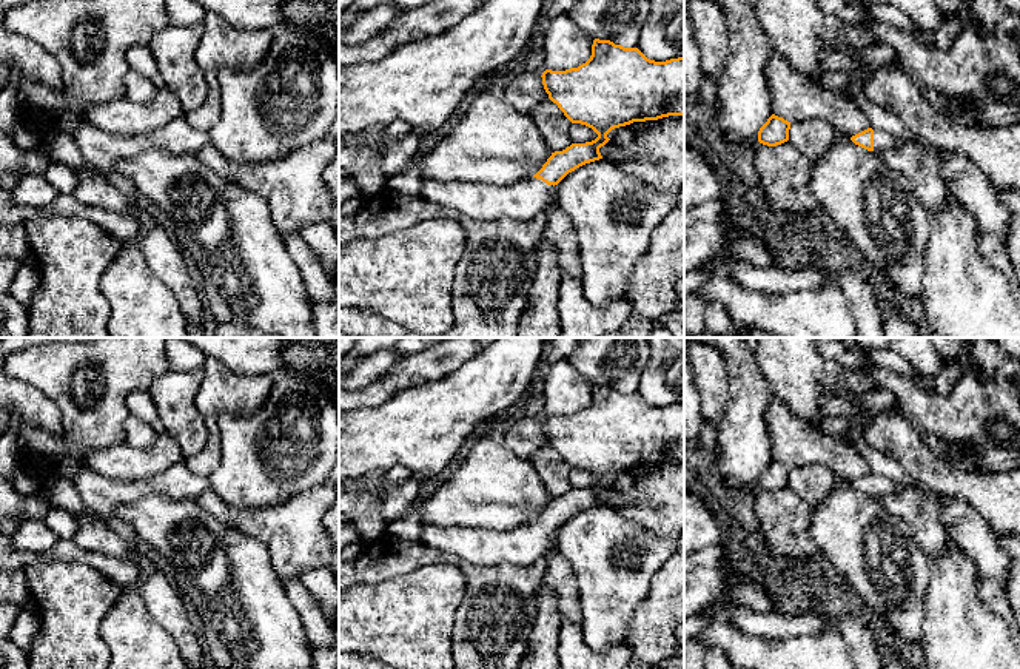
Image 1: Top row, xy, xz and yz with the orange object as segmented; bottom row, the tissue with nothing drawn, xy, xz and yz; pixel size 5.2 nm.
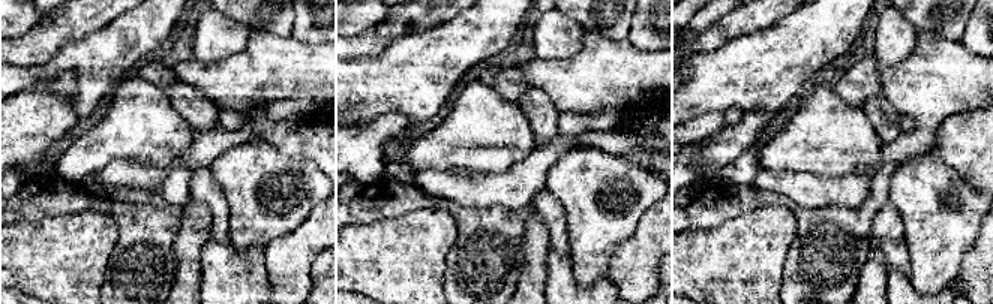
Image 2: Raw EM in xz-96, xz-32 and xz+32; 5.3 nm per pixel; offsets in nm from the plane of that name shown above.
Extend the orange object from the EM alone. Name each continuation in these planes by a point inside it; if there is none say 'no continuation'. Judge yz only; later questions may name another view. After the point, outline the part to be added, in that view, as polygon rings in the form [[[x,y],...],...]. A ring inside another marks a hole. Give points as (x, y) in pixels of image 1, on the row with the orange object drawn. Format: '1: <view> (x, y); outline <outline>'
1: yz (882, 141); outline [[[874,129],[874,151],[875,153],[883,151],[883,150],[892,150],[900,145],[901,142],[897,137],[880,129]]]

